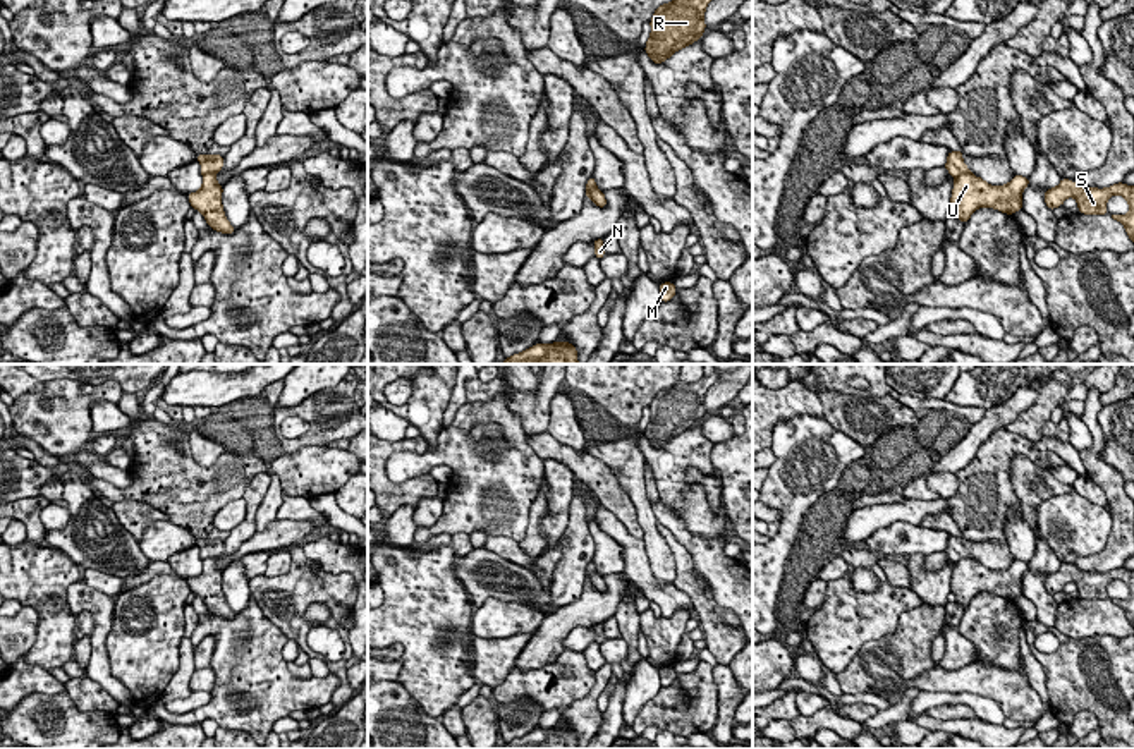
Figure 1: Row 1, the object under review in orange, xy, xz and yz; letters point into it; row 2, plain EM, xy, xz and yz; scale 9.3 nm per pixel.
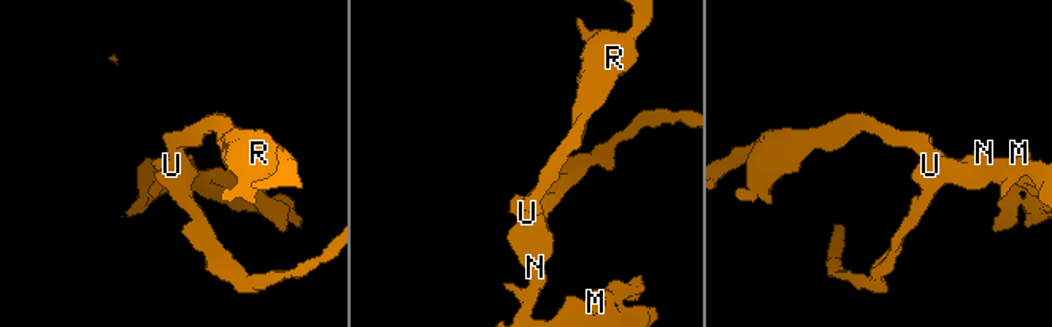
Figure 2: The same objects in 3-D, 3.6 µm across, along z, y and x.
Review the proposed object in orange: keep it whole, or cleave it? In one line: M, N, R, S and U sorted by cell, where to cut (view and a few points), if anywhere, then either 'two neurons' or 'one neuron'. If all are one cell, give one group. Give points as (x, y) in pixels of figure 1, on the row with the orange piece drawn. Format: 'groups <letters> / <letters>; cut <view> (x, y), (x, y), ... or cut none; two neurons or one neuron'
groups M N S U / R; cut yz (968, 170), (956, 179); two neurons

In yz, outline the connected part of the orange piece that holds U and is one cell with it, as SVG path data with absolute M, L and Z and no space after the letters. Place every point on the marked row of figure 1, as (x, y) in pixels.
M967 172L955 179L950 208L955 210L957 220L967 223L971 215L979 208L993 208L1007 215L1022 210L1022 191L1029 179L1014 175L1009 184L991 186L981 177Z

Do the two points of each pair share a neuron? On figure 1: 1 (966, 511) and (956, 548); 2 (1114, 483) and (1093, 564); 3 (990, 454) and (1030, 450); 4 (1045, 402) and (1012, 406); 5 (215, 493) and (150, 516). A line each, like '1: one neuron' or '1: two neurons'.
1: two neurons
2: one neuron
3: one neuron
4: two neurons
5: two neurons

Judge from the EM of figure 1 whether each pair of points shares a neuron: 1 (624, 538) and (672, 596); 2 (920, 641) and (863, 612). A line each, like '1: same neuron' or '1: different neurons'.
1: same neuron
2: different neurons

